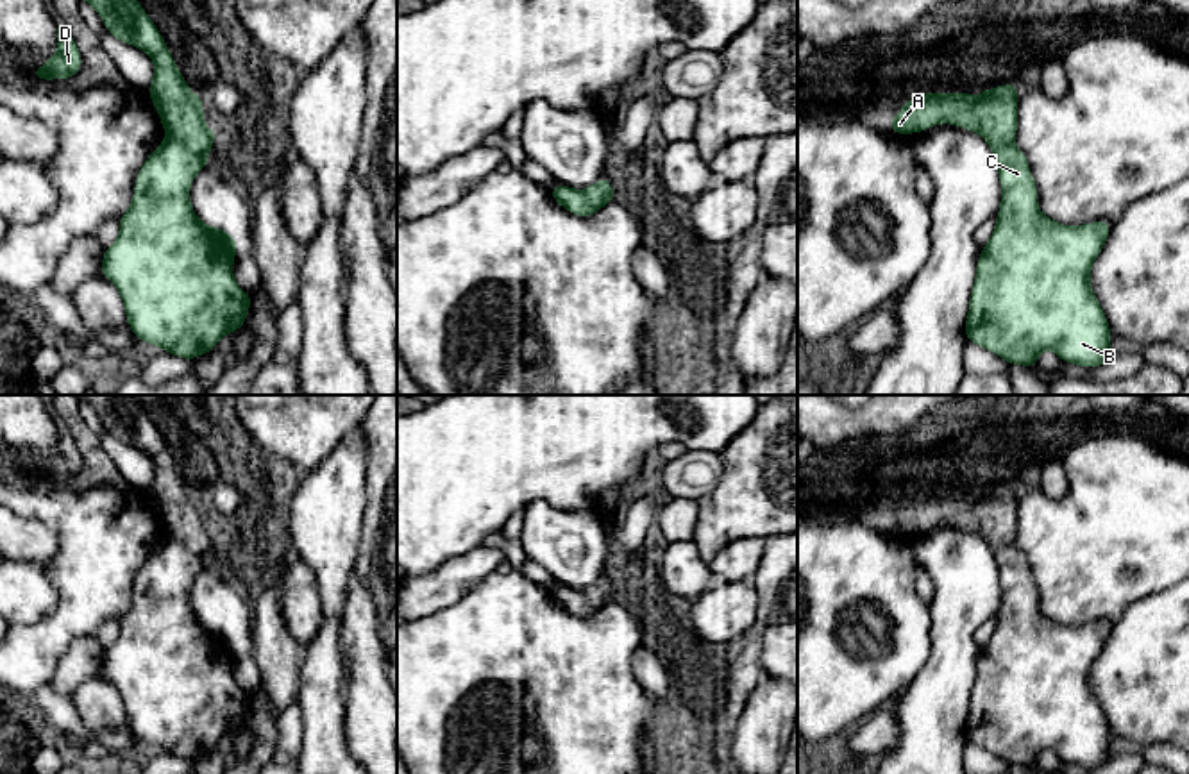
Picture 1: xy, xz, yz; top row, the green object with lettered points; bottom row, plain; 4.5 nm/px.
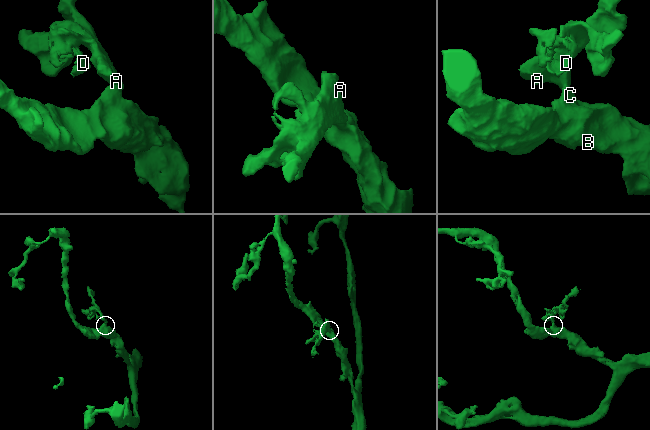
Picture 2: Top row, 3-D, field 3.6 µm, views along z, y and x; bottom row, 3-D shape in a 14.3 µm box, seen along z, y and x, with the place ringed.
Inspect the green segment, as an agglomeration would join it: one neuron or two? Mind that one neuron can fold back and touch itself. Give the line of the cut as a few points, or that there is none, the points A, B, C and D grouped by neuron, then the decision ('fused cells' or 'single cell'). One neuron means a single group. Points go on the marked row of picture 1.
xy (167, 134), (206, 158) | A D / B C | fused cells

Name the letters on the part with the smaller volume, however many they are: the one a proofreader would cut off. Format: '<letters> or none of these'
A, D

